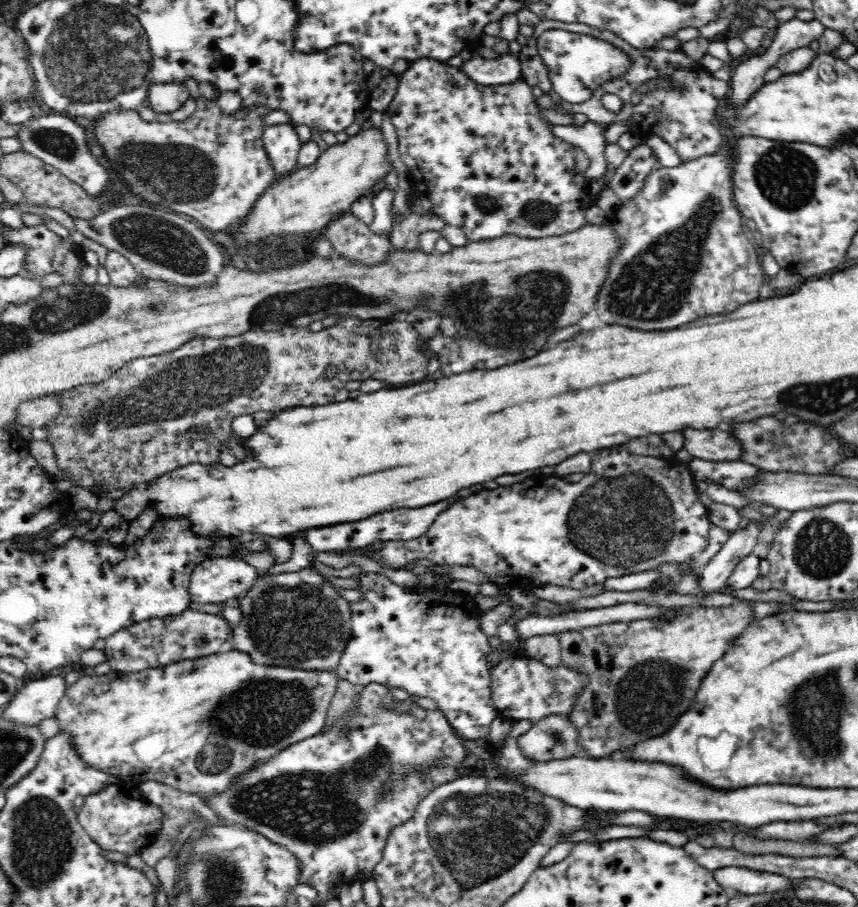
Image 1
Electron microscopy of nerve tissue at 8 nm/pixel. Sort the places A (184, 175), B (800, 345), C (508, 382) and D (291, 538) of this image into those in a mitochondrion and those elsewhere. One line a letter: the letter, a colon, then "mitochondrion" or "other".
A: mitochondrion
B: other
C: other
D: other

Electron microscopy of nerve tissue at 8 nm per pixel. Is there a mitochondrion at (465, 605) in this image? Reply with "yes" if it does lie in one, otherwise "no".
no

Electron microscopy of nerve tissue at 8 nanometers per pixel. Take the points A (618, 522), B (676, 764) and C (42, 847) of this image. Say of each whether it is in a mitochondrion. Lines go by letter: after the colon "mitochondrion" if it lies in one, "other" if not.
A: mitochondrion
B: other
C: mitochondrion

